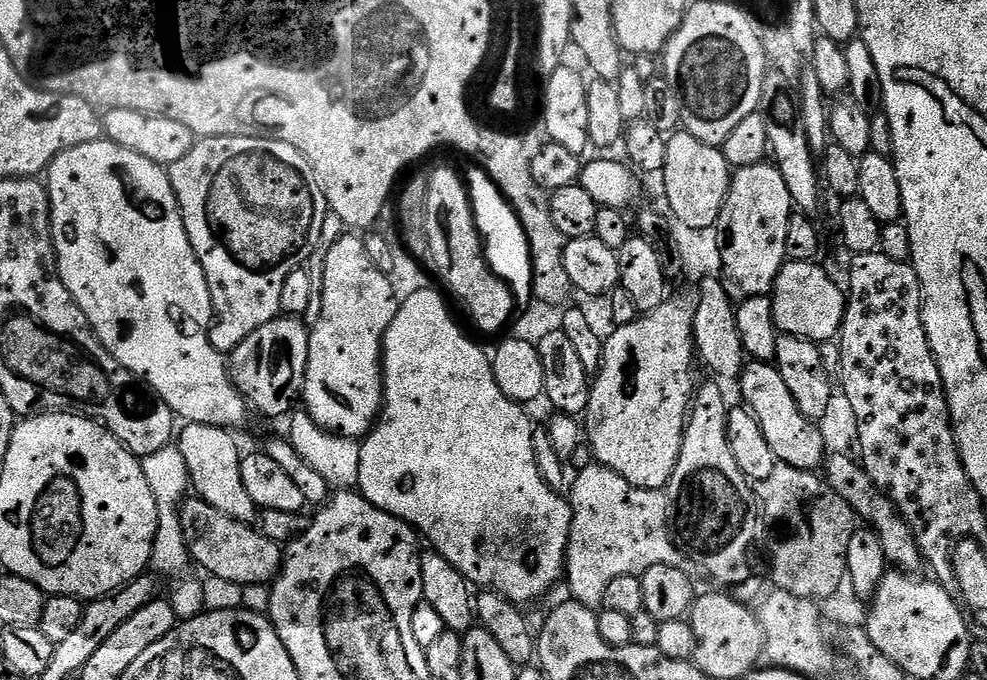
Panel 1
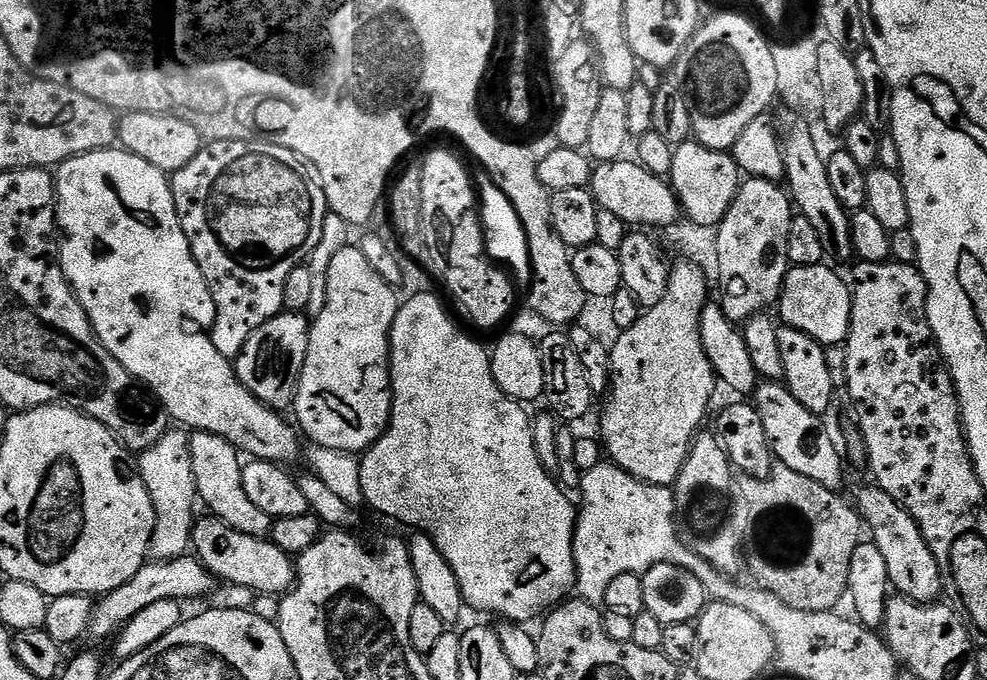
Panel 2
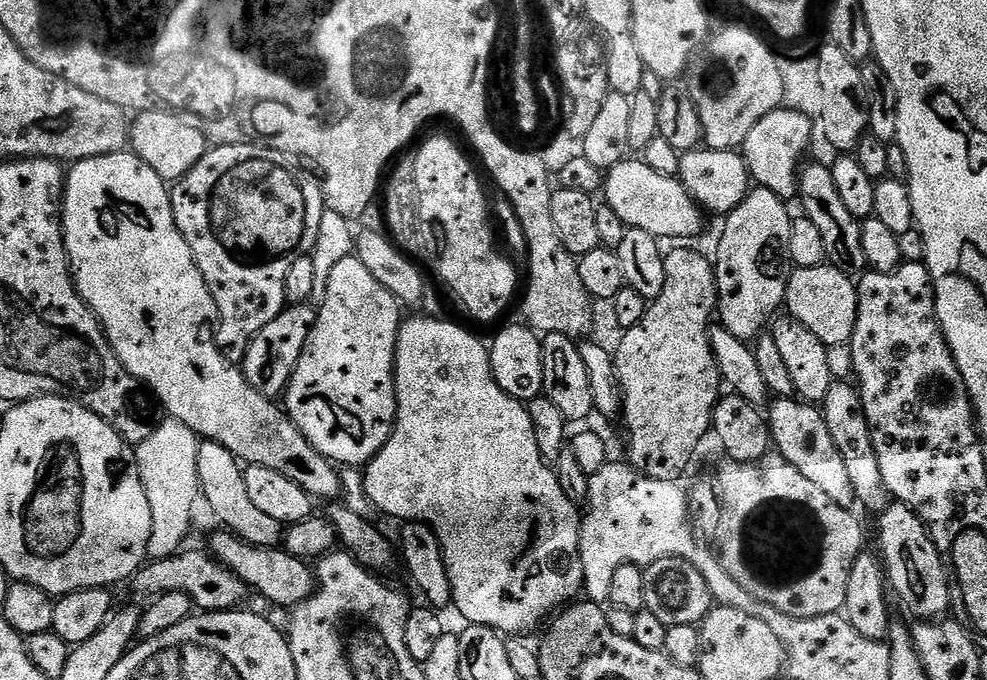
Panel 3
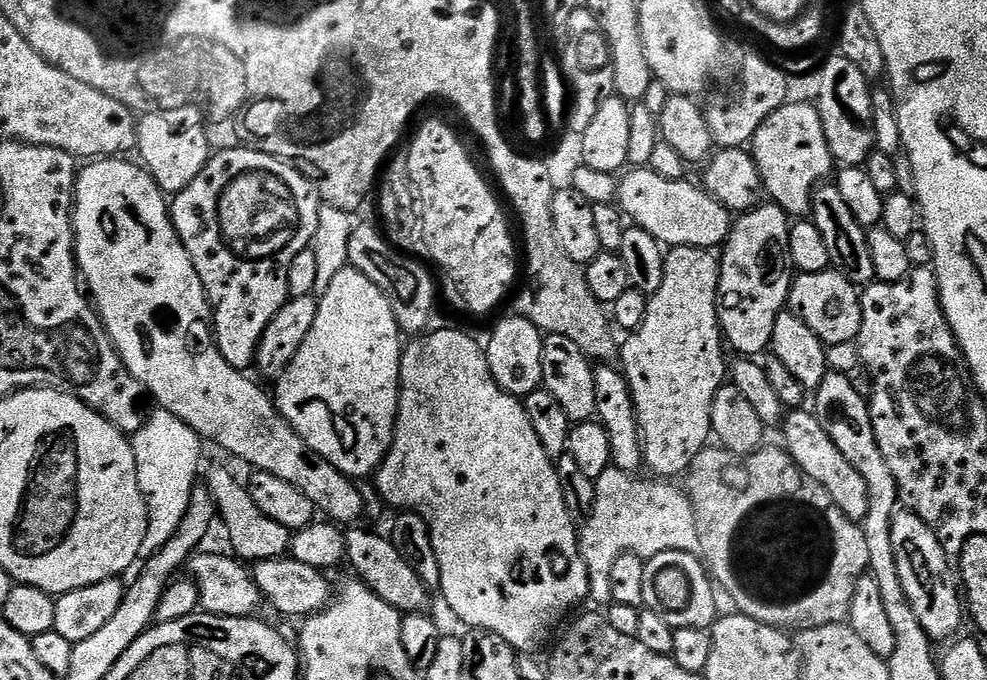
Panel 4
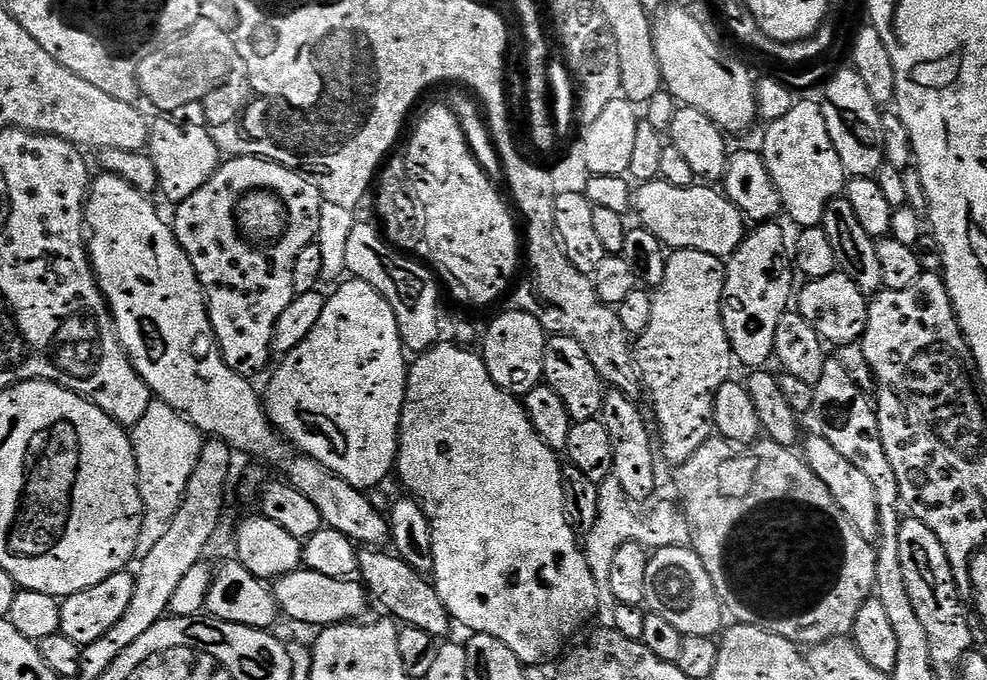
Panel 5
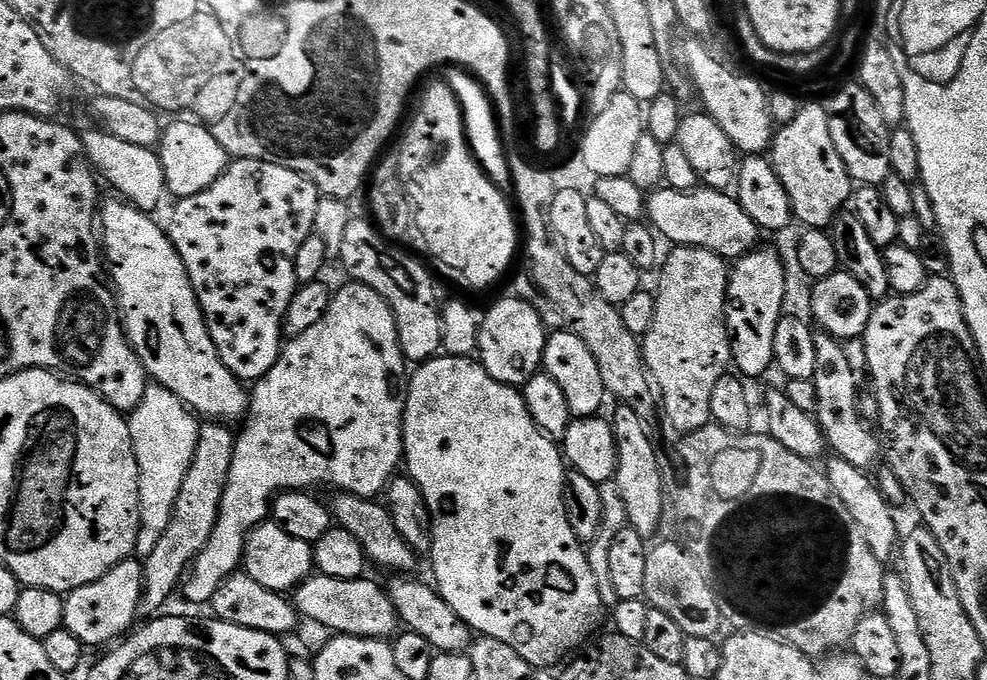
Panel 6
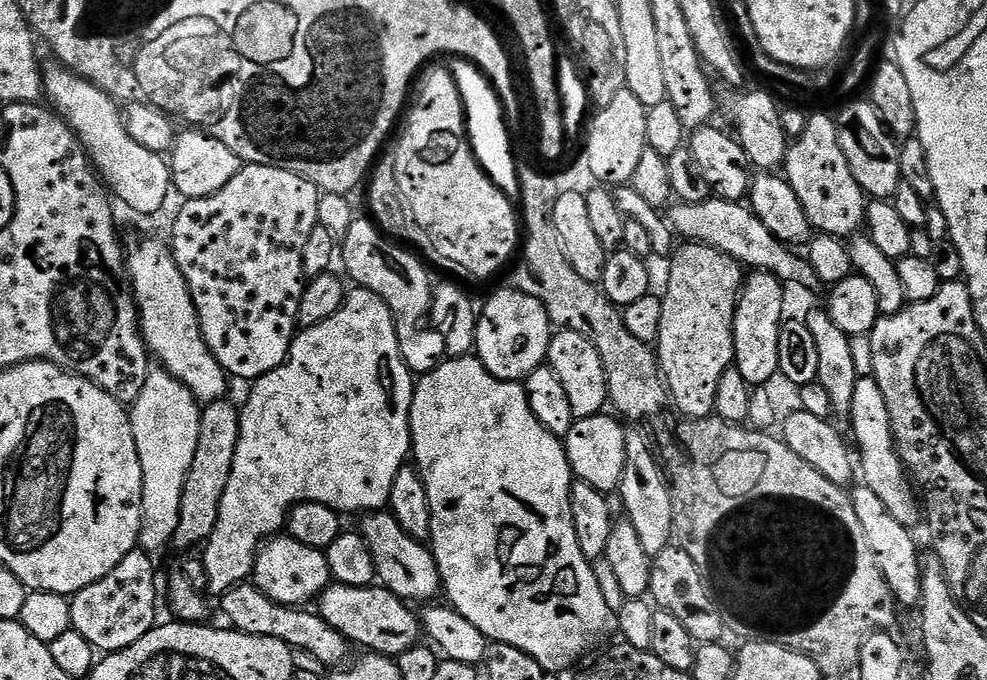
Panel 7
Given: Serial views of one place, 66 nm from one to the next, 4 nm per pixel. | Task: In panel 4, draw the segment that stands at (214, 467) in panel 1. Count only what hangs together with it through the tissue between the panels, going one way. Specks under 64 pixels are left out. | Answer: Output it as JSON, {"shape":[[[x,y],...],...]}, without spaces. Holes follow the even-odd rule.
{"shape":[[[210,469],[206,486],[216,503],[219,523],[224,523],[224,528],[228,531],[228,540],[233,548],[231,551],[241,561],[279,560],[289,551],[293,533],[286,526],[278,526],[278,522],[266,518],[262,510],[254,506],[254,498],[250,498],[247,487],[241,481],[240,484],[236,481],[236,476],[230,469]]]}

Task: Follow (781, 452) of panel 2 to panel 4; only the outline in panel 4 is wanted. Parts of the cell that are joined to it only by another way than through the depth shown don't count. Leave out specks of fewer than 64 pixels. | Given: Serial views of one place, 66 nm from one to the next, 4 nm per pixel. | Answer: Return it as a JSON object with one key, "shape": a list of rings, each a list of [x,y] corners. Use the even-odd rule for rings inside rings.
{"shape":[[[792,410],[785,415],[782,421],[784,428],[783,447],[786,449],[792,461],[818,486],[822,486],[834,498],[834,502],[846,514],[846,518],[862,522],[866,518],[866,506],[868,505],[868,495],[866,494],[866,482],[846,458],[842,458],[842,450],[830,442],[830,434],[822,430],[820,420],[811,411]]]}

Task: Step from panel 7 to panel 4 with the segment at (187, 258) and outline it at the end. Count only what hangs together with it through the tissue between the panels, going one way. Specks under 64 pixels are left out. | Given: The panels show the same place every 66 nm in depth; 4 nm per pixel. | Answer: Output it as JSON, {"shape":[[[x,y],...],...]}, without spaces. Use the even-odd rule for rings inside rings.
{"shape":[[[228,146],[217,151],[209,159],[207,166],[202,170],[202,174],[198,174],[198,178],[194,178],[194,182],[190,182],[190,186],[186,186],[186,190],[175,193],[170,200],[172,225],[182,242],[182,246],[186,246],[186,254],[190,254],[190,262],[194,262],[194,270],[198,270],[198,278],[202,278],[202,286],[206,290],[208,302],[212,306],[214,339],[218,350],[222,354],[222,358],[226,358],[226,362],[230,362],[230,366],[241,370],[251,369],[255,365],[256,351],[266,326],[270,326],[274,314],[278,314],[278,310],[282,310],[282,306],[287,304],[290,299],[288,295],[290,262],[294,262],[296,255],[302,254],[302,250],[310,247],[314,234],[318,230],[318,210],[322,203],[320,193],[317,192],[315,183],[305,173],[304,177],[299,170],[301,171],[299,167],[293,166],[289,161],[279,160],[276,156],[271,156],[265,152]]]}

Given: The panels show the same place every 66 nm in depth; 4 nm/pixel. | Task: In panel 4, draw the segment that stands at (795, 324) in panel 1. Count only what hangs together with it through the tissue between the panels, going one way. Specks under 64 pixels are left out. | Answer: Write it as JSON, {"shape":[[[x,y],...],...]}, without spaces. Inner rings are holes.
{"shape":[[[835,270],[818,274],[799,273],[792,281],[787,307],[795,316],[802,318],[825,346],[850,344],[855,341],[862,326],[862,306],[857,285]]]}

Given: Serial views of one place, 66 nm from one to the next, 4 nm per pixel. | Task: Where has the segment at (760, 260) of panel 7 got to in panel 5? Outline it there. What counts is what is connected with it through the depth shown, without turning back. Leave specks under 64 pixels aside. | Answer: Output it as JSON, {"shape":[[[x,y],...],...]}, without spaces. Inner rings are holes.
{"shape":[[[659,178],[641,183],[634,192],[634,212],[640,215],[639,223],[649,228],[658,237],[661,244],[669,249],[693,248],[702,250],[702,254],[714,254],[721,258],[734,255],[746,235],[746,217],[737,204],[728,199],[723,191],[716,192],[712,186],[670,186],[670,182]]]}

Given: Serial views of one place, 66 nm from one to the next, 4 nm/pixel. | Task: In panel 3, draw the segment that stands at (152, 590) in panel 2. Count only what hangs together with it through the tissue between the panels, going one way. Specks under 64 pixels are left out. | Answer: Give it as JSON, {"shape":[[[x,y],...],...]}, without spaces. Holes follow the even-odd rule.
{"shape":[[[181,551],[164,560],[145,563],[134,577],[134,585],[147,598],[155,598],[167,592],[181,592],[191,598],[197,609],[205,612],[226,612],[241,607],[246,585],[228,568],[223,568],[207,551],[188,553]]]}

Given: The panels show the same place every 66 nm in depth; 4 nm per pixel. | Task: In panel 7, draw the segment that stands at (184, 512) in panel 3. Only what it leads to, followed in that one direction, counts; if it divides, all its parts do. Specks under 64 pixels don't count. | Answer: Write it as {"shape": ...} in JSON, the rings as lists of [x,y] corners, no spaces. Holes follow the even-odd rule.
{"shape":[[[163,370],[149,371],[142,394],[130,405],[134,442],[142,462],[142,526],[139,547],[149,554],[169,547],[177,530],[186,474],[198,450],[201,401],[178,378]]]}

